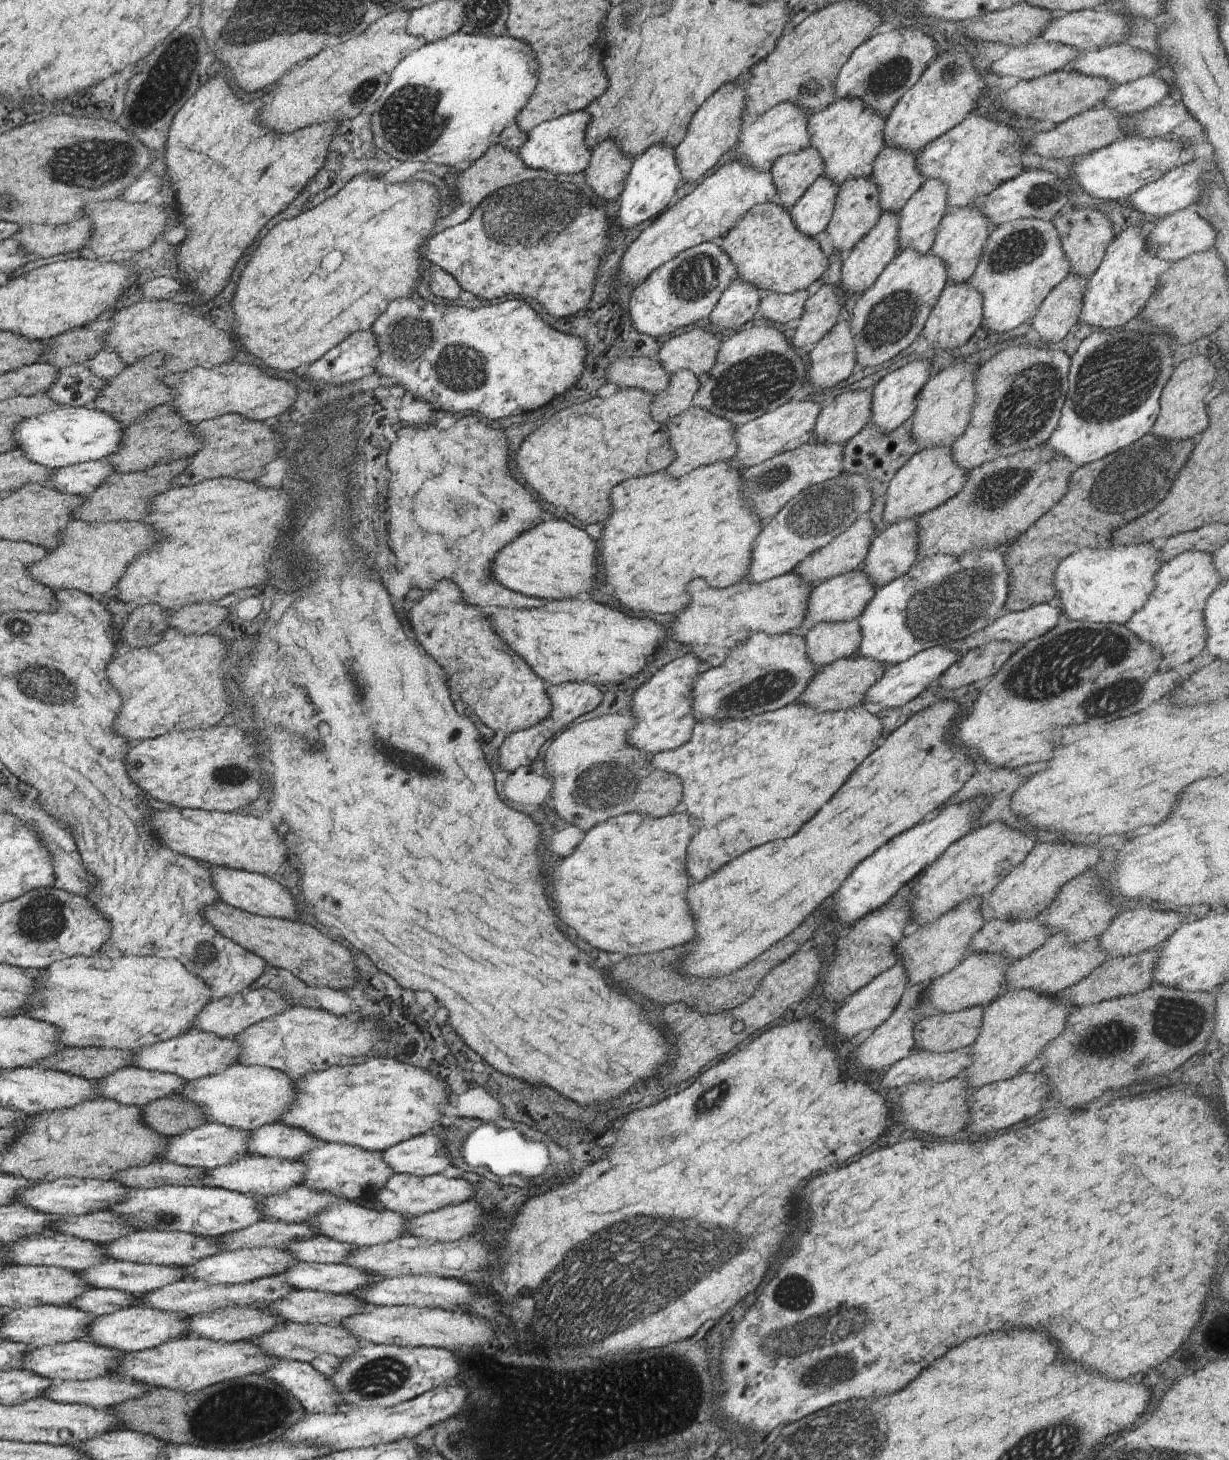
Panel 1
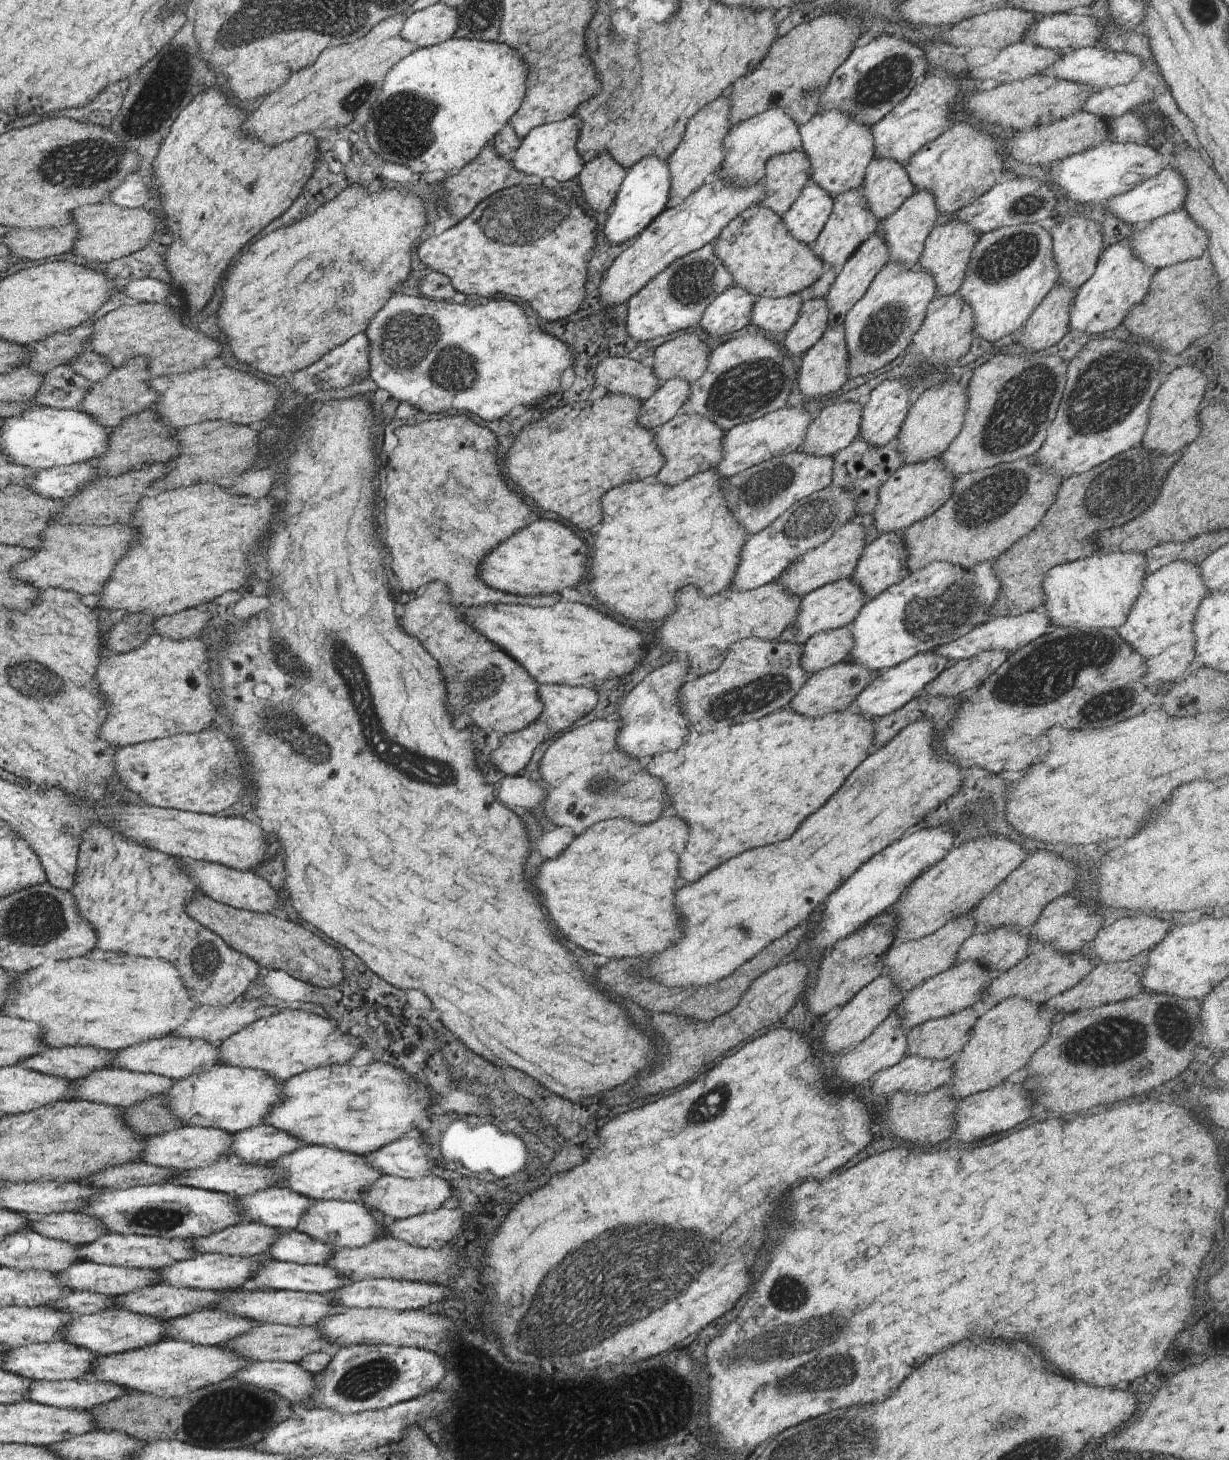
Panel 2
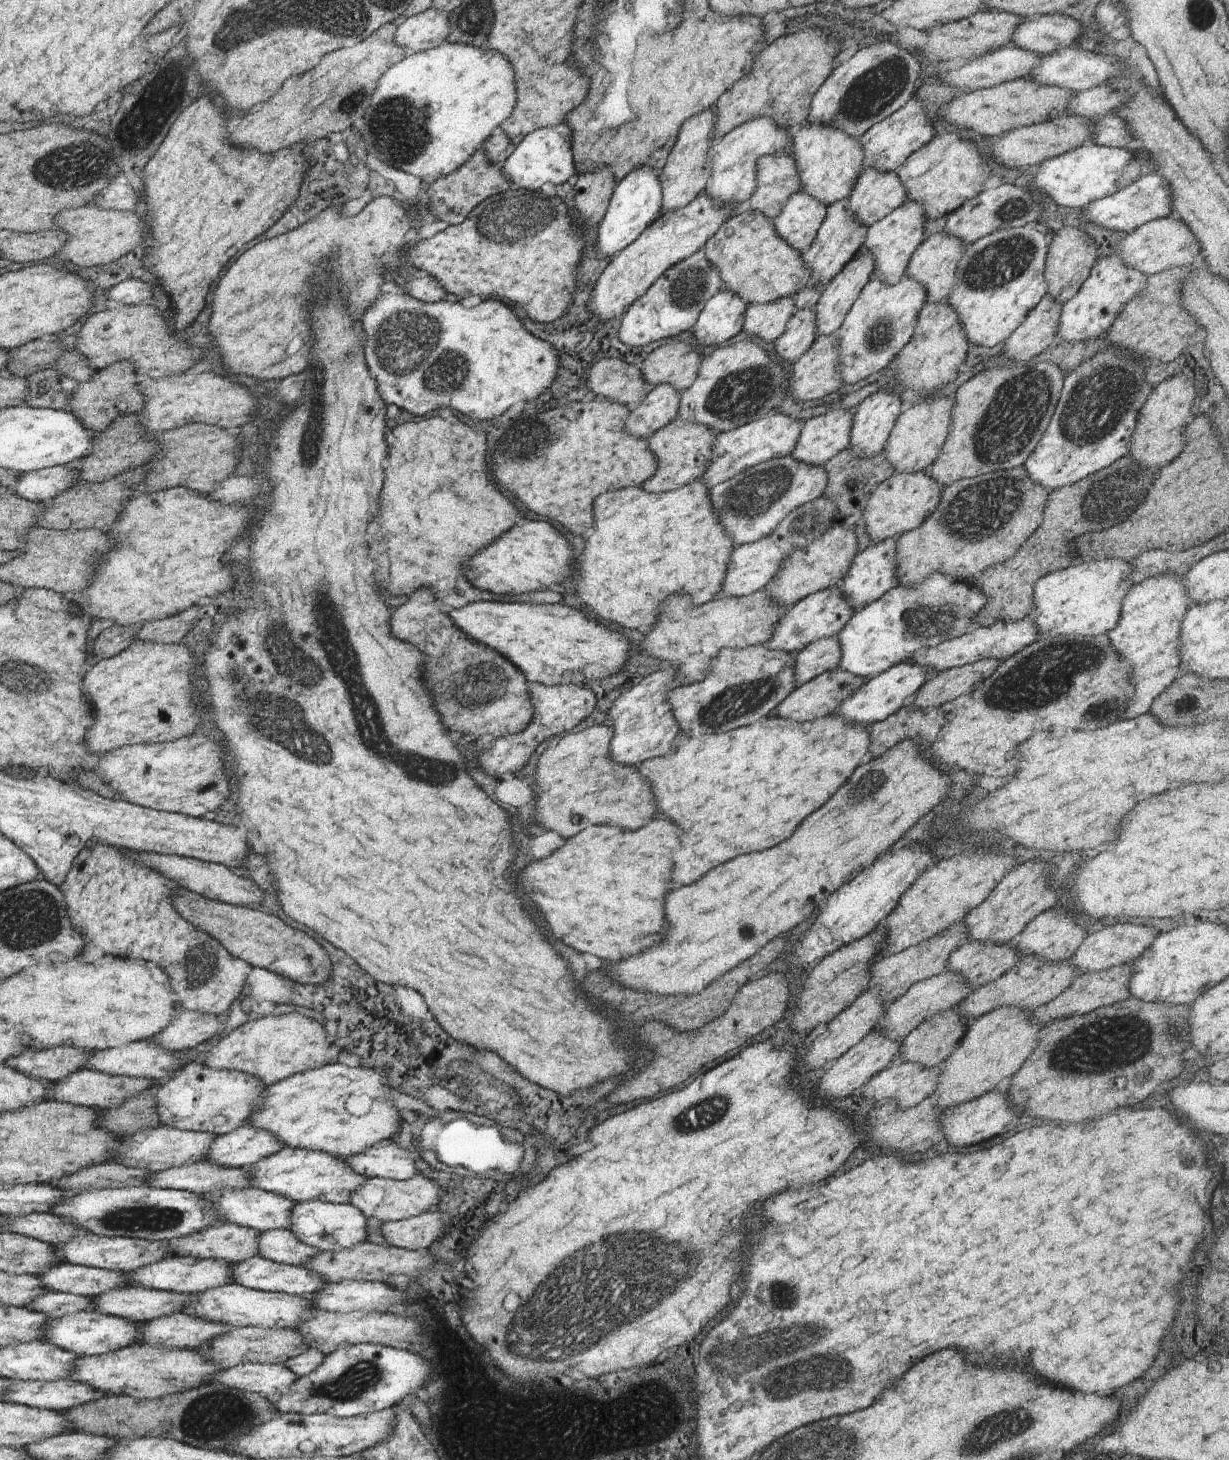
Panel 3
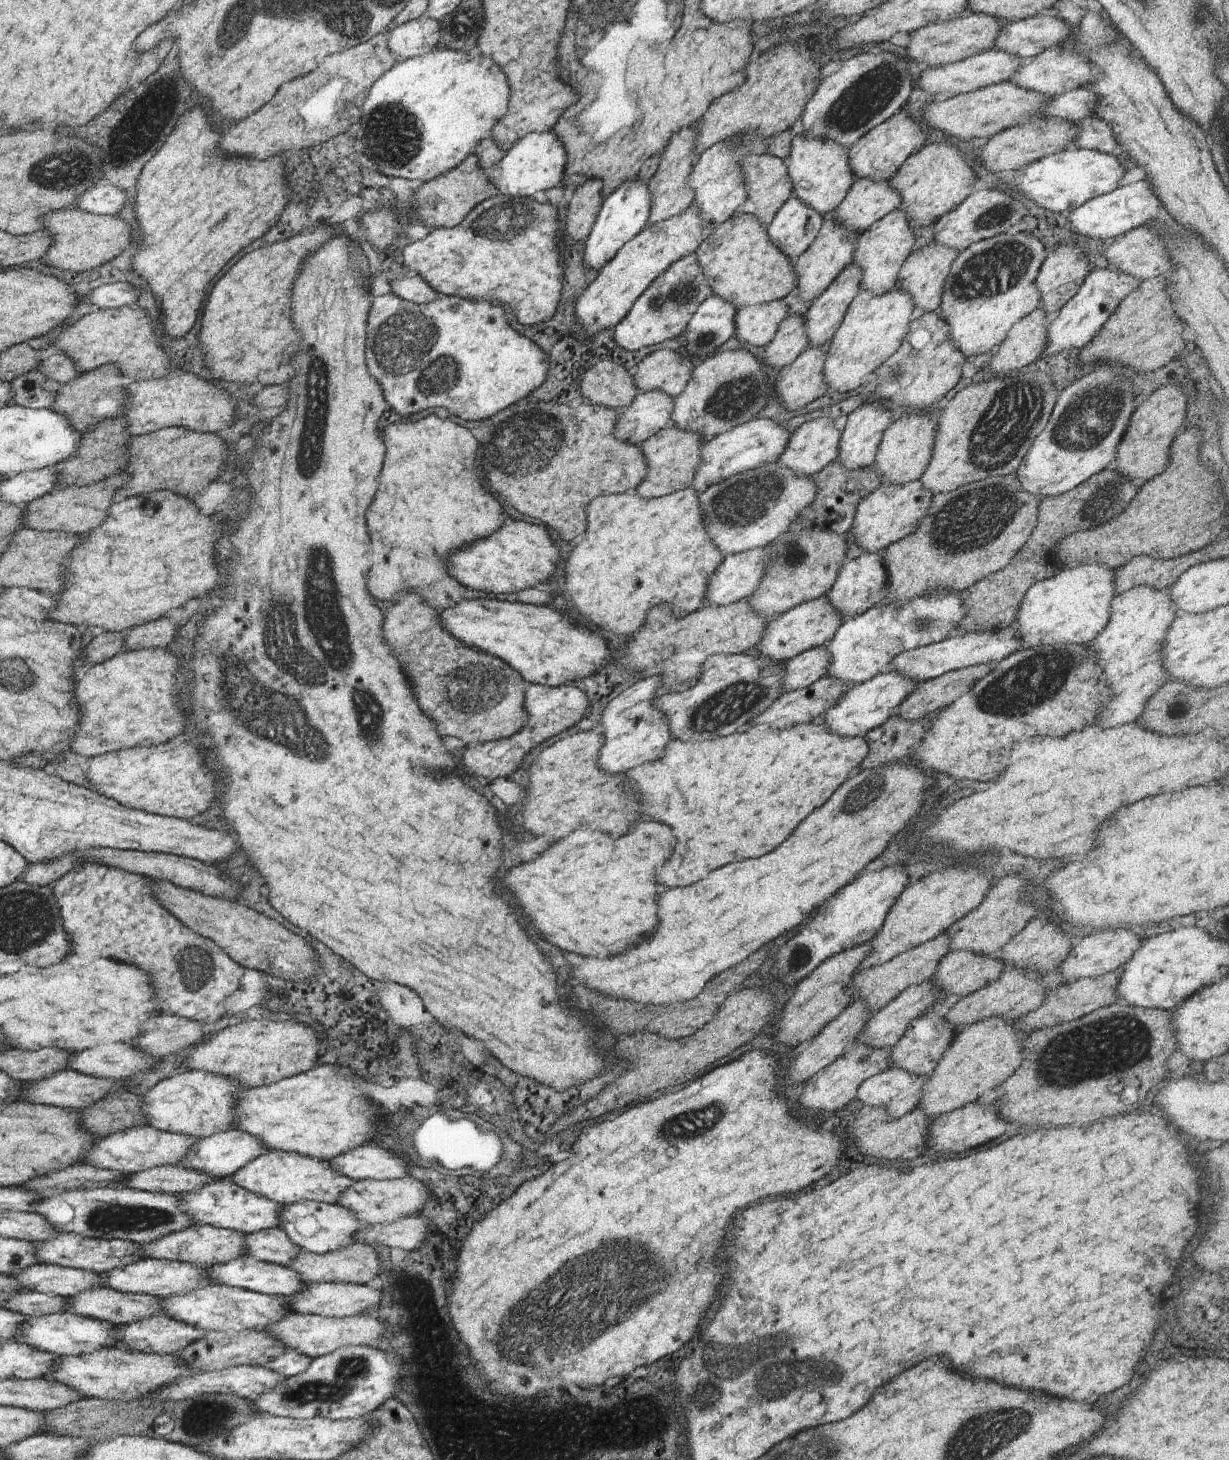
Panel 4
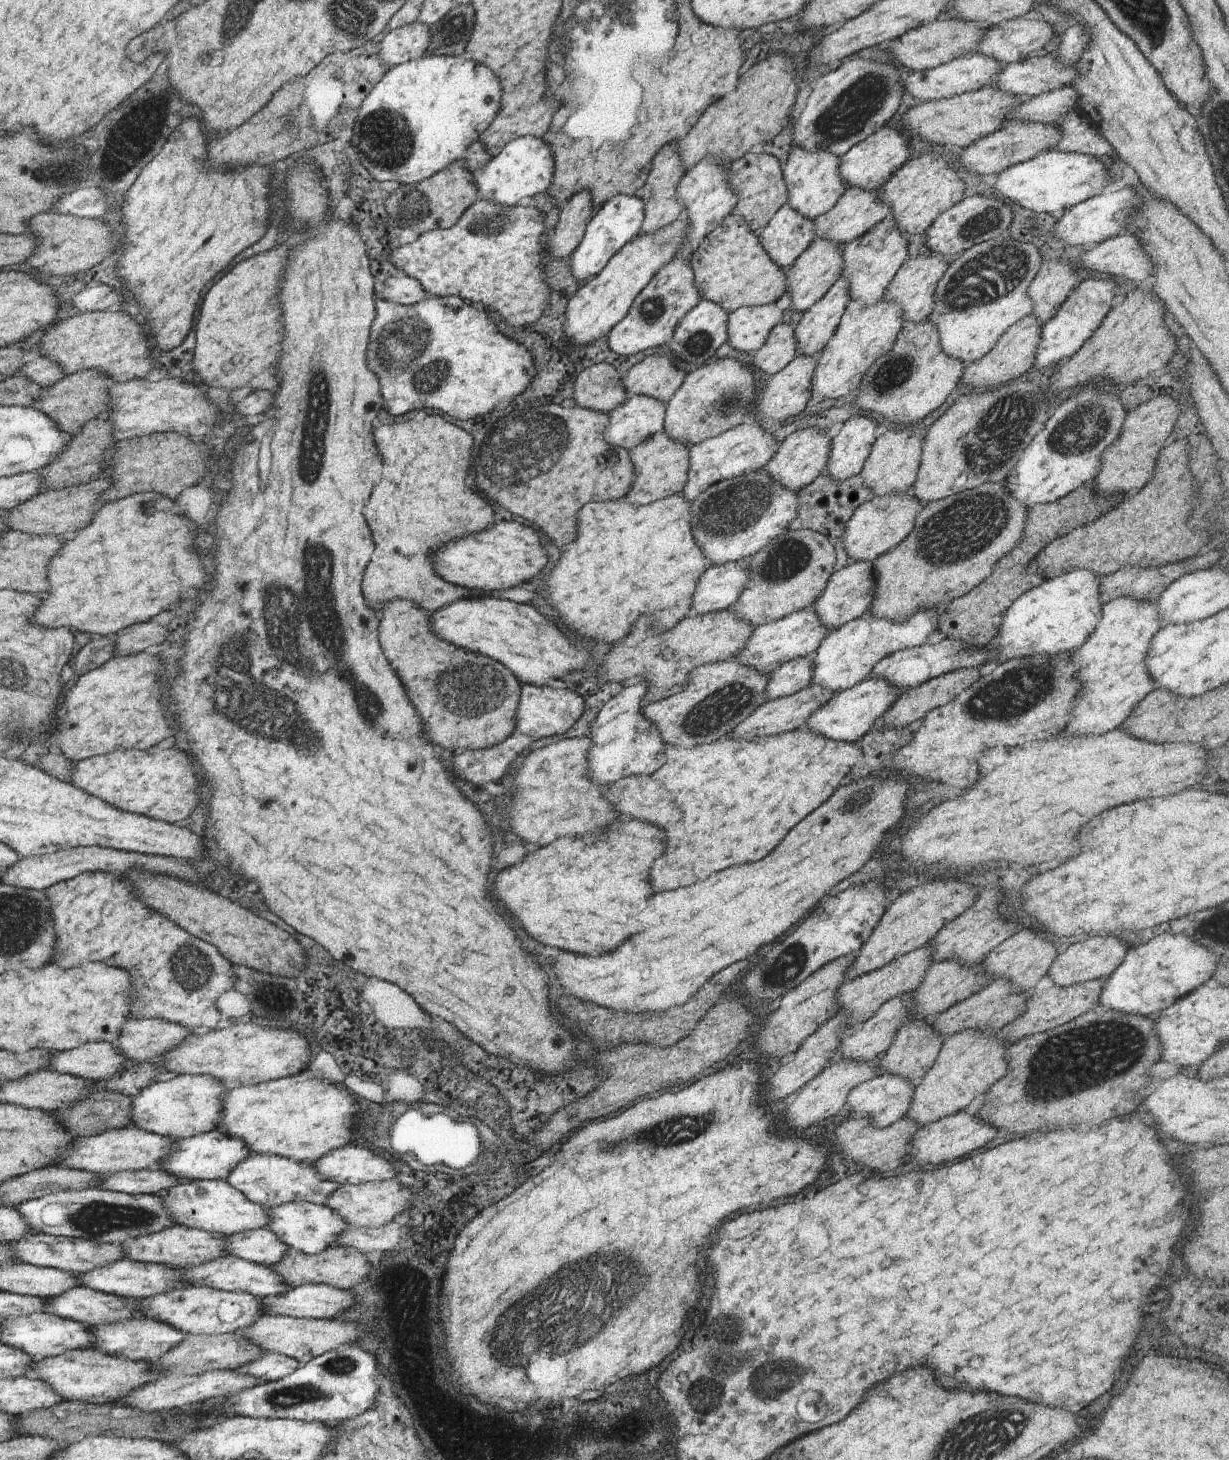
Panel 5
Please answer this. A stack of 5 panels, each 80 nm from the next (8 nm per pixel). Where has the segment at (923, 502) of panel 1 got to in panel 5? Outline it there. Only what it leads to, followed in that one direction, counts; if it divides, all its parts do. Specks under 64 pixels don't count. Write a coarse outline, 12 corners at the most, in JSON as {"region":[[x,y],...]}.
{"region":[[911,491],[876,495],[853,510],[841,538],[874,561],[914,530],[924,507]]}

